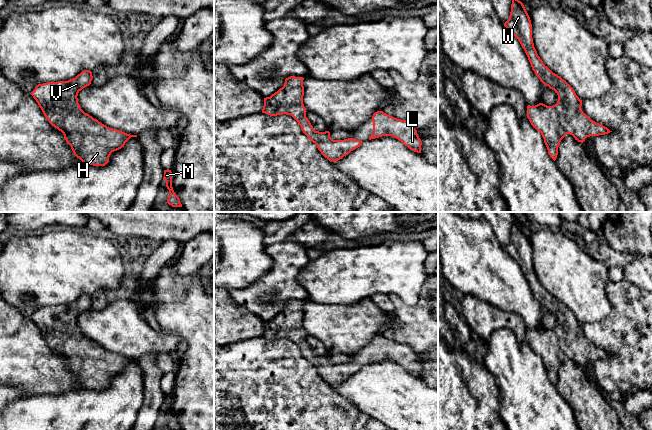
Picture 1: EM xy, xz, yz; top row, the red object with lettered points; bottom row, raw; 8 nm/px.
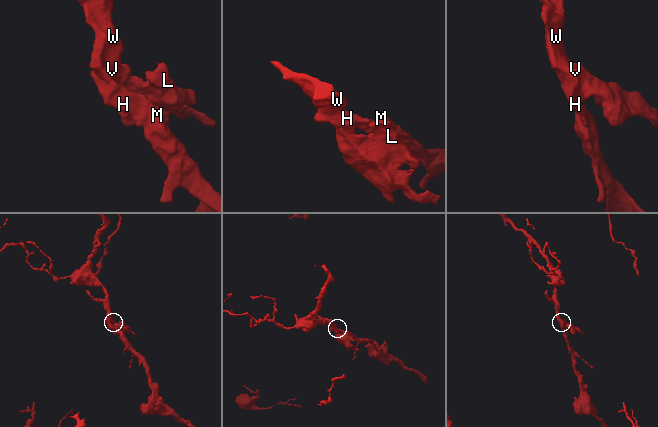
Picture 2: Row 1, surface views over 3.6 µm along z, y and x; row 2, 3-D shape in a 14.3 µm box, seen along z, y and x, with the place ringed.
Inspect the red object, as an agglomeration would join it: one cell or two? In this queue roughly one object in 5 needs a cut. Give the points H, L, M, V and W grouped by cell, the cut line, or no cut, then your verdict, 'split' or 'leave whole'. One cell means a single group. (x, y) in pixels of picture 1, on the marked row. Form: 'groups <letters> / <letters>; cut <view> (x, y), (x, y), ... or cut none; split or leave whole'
groups H L M V W; cut none; leave whole

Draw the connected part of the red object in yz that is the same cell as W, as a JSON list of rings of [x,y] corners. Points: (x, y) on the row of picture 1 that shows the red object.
[[[512,0],[510,16],[504,26],[520,42],[536,76],[558,95],[558,101],[553,106],[543,103],[527,106],[527,118],[541,133],[548,154],[554,161],[558,155],[560,142],[567,134],[583,143],[587,137],[612,132],[602,124],[591,120],[582,111],[582,100],[573,88],[540,59],[533,43],[531,20],[521,1]]]

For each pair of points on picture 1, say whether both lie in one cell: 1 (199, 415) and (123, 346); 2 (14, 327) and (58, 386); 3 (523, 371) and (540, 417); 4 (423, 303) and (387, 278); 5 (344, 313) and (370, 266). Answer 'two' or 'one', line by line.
1: two
2: one
3: one
4: two
5: two

